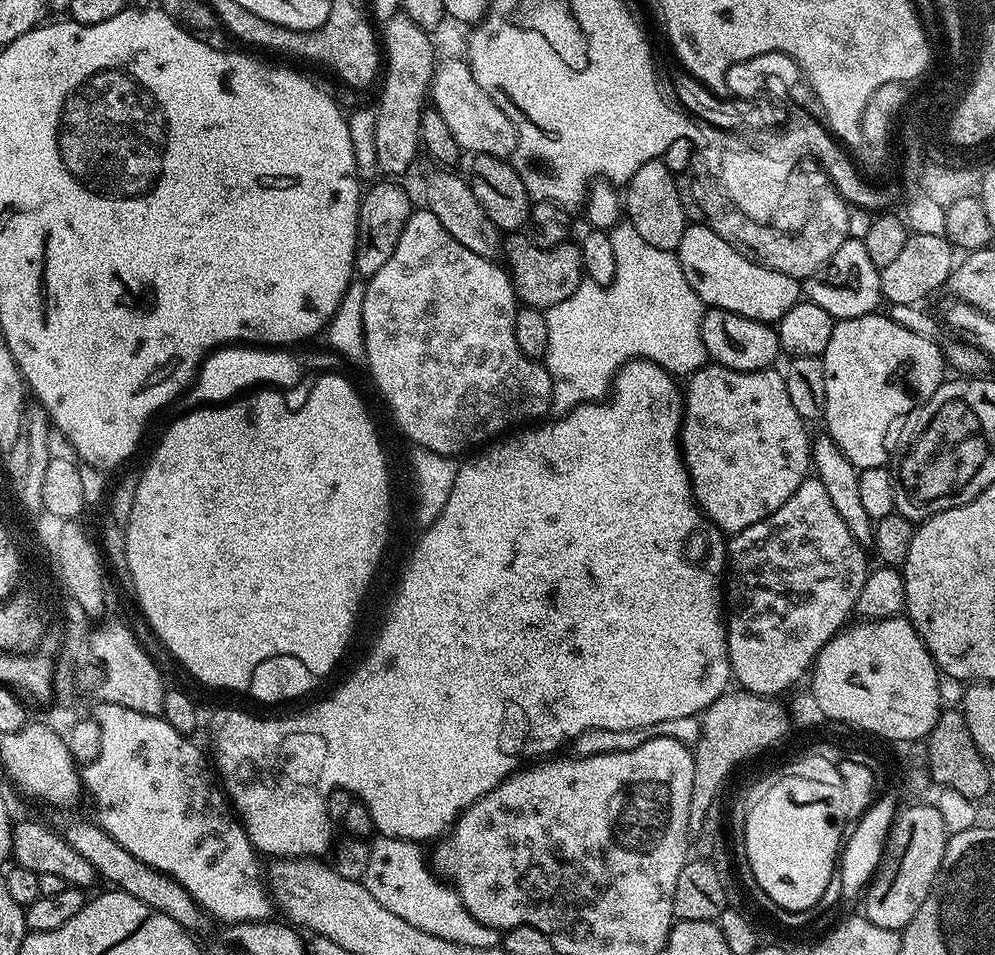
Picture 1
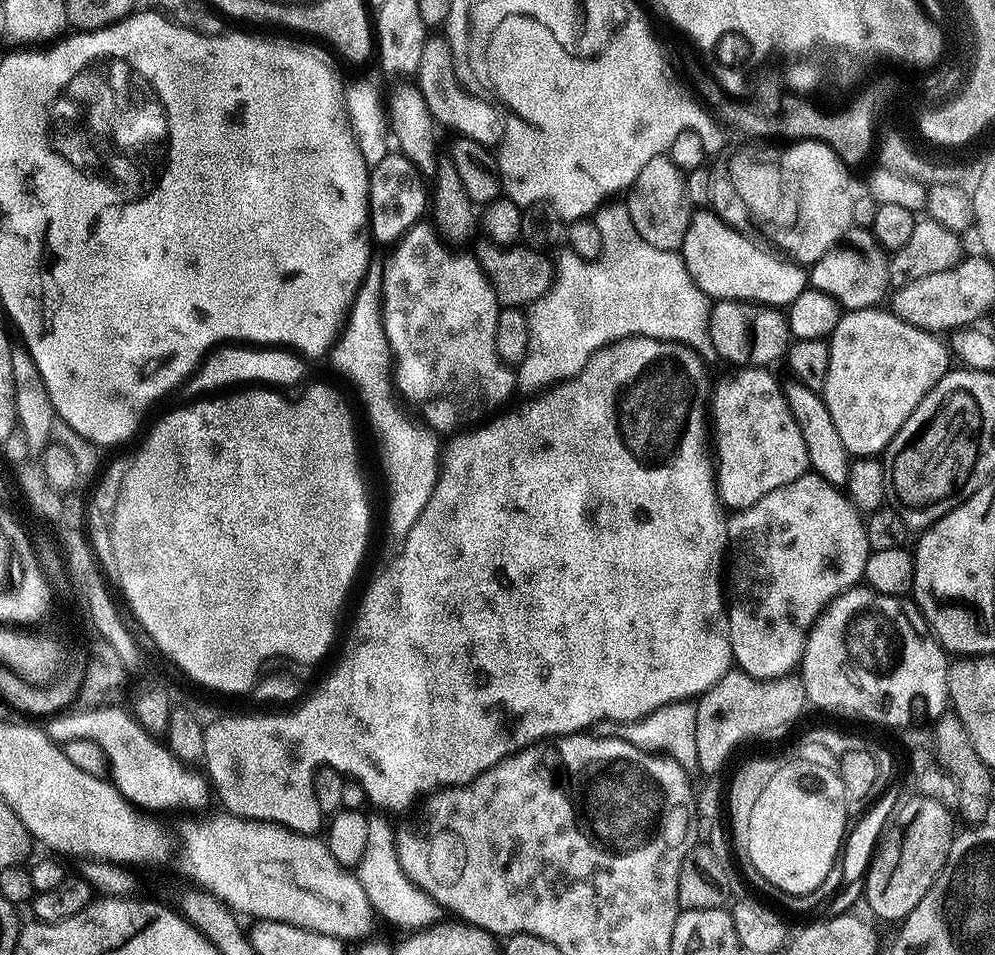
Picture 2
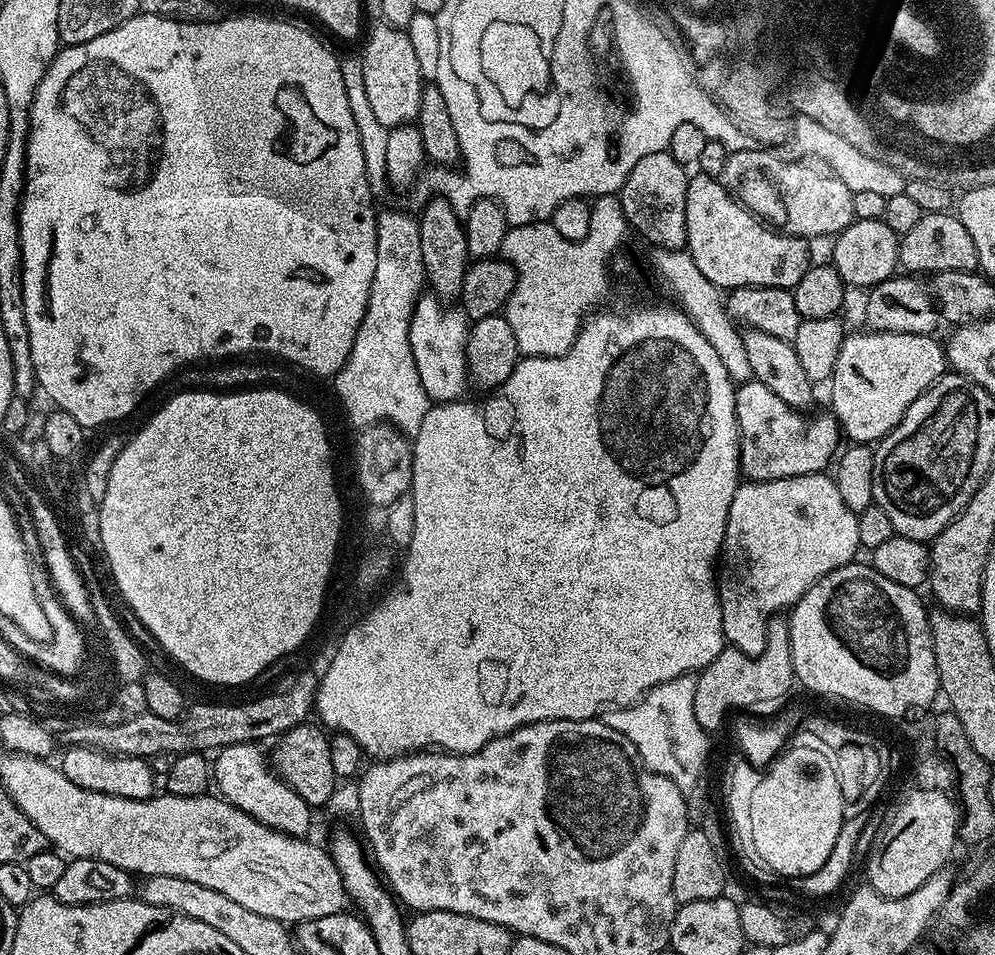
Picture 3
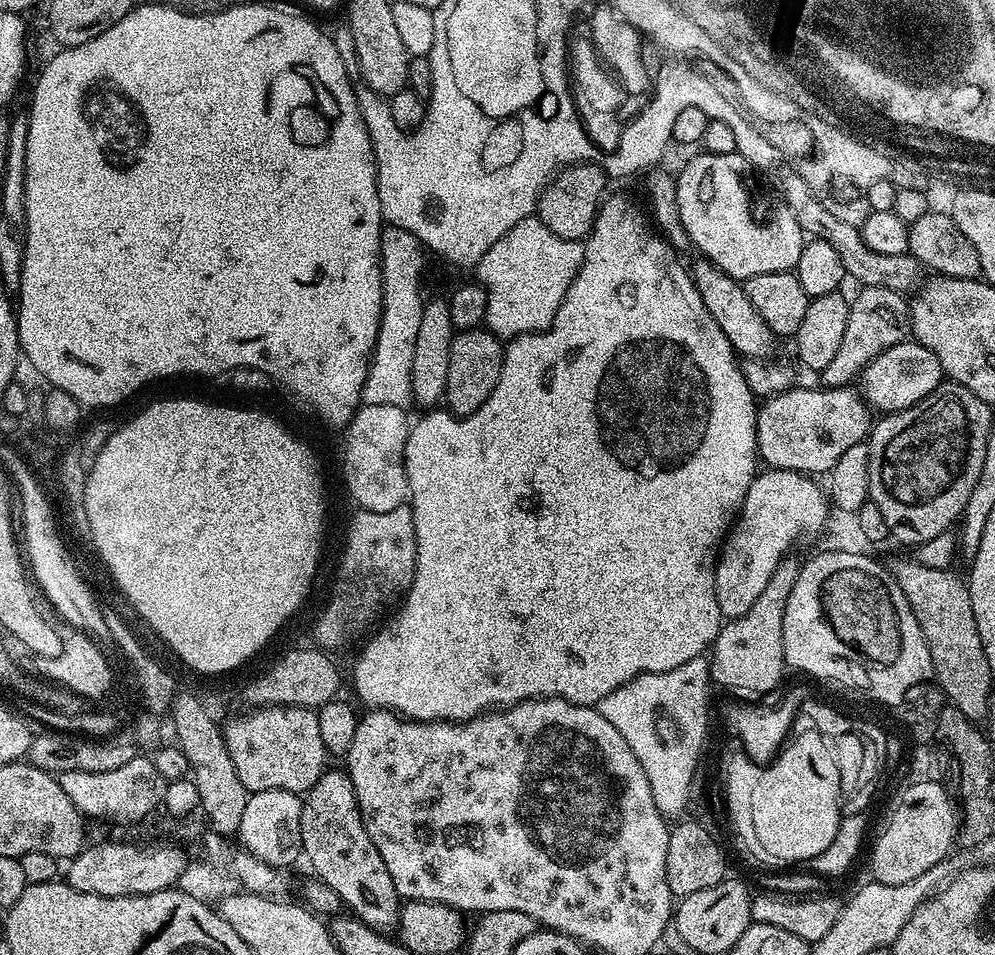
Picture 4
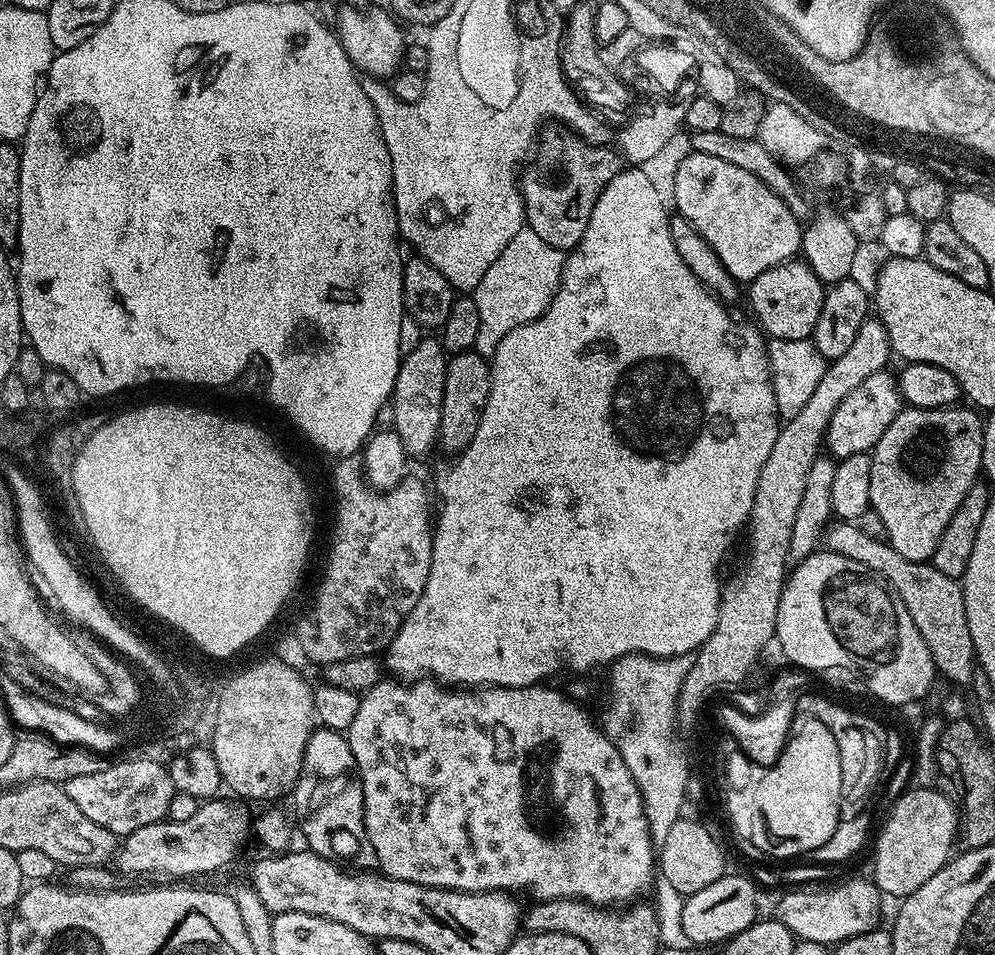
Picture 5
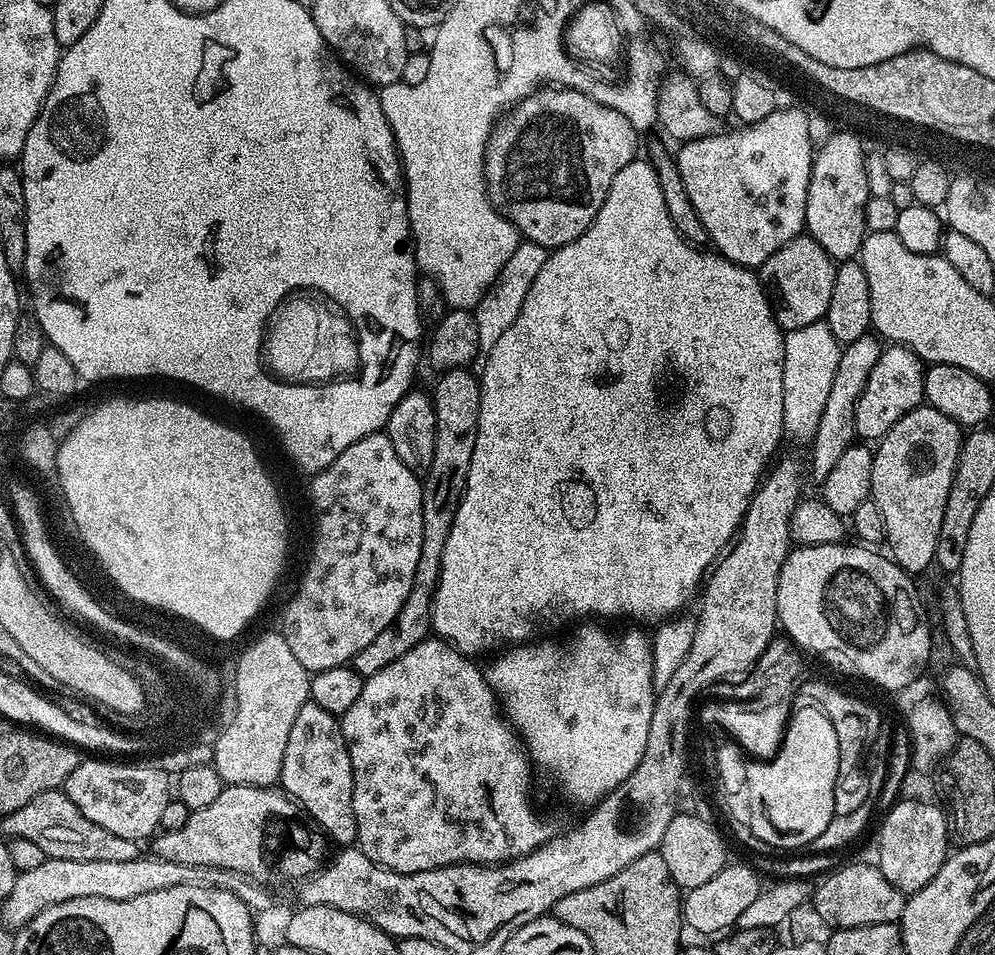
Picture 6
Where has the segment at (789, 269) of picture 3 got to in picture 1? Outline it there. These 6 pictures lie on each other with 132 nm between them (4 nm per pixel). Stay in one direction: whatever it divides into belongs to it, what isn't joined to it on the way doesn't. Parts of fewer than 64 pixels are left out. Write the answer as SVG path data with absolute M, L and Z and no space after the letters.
M692 223L685 227L678 255L686 282L690 282L698 298L708 308L730 310L734 314L765 322L779 322L801 299L802 284L799 279L765 267L751 255L724 241L706 223Z

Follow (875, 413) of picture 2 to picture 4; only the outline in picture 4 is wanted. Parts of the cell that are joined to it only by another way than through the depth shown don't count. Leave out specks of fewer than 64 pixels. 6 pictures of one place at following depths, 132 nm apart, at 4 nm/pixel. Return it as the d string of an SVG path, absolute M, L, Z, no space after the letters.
M905 342L890 346L865 366L862 395L877 413L901 412L926 399L944 379L944 367L929 348L915 342Z

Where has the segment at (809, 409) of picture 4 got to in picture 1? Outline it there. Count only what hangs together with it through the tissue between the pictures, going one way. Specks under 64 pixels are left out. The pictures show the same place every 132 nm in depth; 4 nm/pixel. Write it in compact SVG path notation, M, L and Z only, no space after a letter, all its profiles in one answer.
M705 366L687 377L680 443L684 466L692 481L692 495L700 509L721 532L735 534L772 516L810 472L810 435L806 421L794 410L786 394L783 371L775 367L760 372L735 372Z

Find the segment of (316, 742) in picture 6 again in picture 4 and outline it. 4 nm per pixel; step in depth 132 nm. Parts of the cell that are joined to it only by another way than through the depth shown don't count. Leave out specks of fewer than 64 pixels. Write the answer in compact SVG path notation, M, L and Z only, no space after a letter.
M325 770L320 773L318 782L314 782L312 789L303 797L300 829L303 855L306 860L308 856L316 871L313 873L319 880L338 894L341 905L355 919L378 933L391 933L400 918L402 898L396 893L394 878L390 878L390 870L386 870L386 862L382 862L378 846L374 846L374 842L370 842L370 834L366 834L347 771Z

